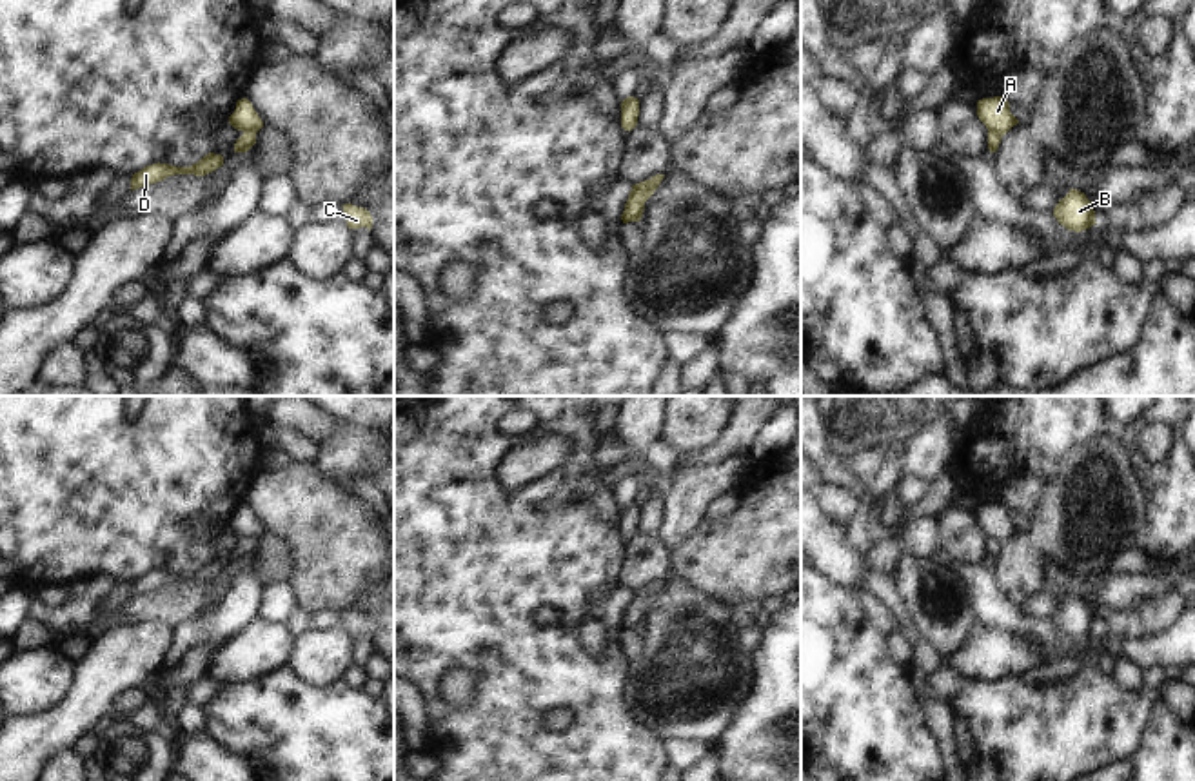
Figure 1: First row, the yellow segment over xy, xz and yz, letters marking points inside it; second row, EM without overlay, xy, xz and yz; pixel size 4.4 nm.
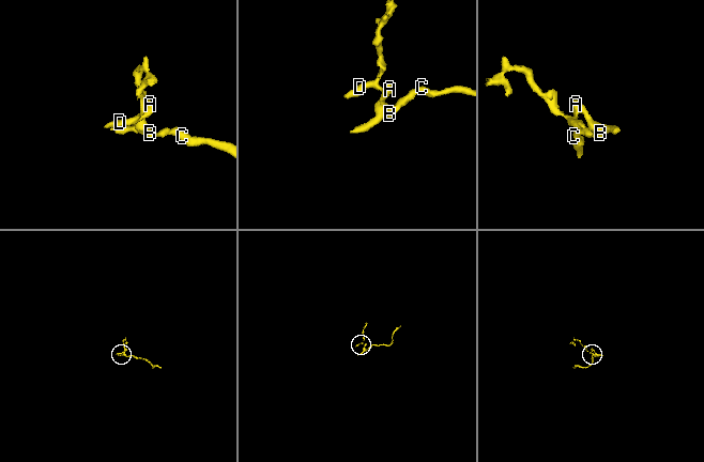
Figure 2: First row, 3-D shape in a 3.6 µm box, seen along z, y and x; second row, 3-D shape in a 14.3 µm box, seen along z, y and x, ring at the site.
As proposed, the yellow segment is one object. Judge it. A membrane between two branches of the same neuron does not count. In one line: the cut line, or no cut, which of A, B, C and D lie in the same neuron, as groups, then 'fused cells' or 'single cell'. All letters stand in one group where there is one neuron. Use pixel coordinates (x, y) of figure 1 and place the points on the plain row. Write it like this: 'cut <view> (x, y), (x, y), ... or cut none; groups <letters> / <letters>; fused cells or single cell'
cut yz (988, 538), (1001, 542); groups A B C / D; fused cells

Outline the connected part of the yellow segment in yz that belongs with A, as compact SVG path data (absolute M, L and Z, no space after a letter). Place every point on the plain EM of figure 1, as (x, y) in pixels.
M1004 503L983 505L977 509L977 523L988 539L1006 541L1019 527L1010 519L1010 509Z

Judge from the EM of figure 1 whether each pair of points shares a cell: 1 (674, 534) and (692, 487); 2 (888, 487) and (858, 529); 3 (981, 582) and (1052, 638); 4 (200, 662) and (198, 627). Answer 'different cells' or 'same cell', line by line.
1: same cell
2: same cell
3: same cell
4: different cells

